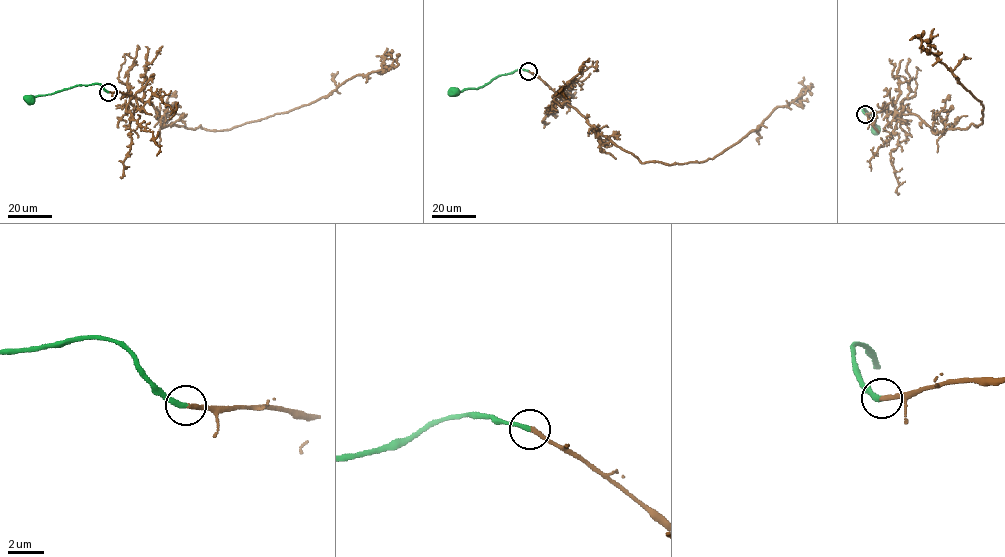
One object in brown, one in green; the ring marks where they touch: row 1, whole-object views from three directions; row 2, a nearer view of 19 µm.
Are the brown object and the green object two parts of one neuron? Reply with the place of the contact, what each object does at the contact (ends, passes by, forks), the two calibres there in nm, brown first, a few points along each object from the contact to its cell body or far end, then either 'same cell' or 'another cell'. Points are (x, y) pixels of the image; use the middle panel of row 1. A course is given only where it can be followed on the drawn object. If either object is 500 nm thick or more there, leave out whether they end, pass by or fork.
at (528, 71); brown ends there; green ends there; 240 nm thick on the brown side, 280 nm on the other; brown runs (528, 71), (642, 163), (670, 164), (703, 162), (737, 143), (777, 107), (804, 94), (804, 77); green runs (528, 71), (499, 75), (477, 88), (448, 93); same cell

